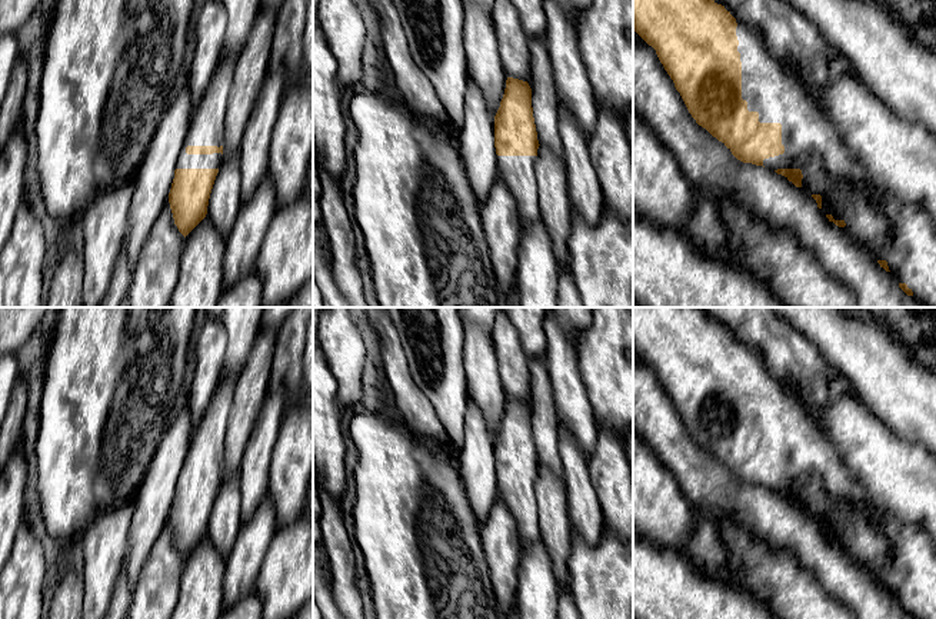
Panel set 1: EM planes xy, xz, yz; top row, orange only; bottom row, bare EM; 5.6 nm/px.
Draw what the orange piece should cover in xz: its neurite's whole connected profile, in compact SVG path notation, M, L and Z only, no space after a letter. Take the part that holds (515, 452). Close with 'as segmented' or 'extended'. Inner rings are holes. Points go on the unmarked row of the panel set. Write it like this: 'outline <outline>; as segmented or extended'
outline M507 397L494 436L494 467L500 499L510 509L523 545L540 540L534 482L539 469L527 402Z; extended

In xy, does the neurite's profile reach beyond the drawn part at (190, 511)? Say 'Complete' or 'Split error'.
Split error

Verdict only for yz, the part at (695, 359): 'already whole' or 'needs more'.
needs more

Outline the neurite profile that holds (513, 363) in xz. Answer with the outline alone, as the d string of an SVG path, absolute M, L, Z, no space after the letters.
M503 310L497 312L490 335L506 397L529 402L532 393L529 356L523 352L519 333Z

